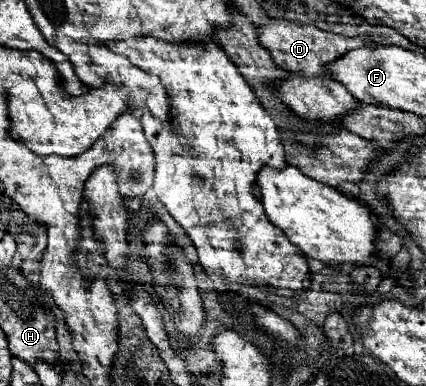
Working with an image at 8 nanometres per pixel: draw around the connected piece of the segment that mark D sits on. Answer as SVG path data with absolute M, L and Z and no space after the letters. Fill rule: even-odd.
M270 18L268 22L262 26L256 26L258 32L258 40L260 44L264 44L264 48L268 48L272 60L276 60L276 66L284 68L286 72L300 72L304 76L330 76L328 70L324 68L328 62L340 58L342 54L360 48L360 46L372 46L372 42L368 40L360 40L360 38L344 38L332 32L324 32L316 26L310 24L300 24L294 20L278 20L278 18Z

